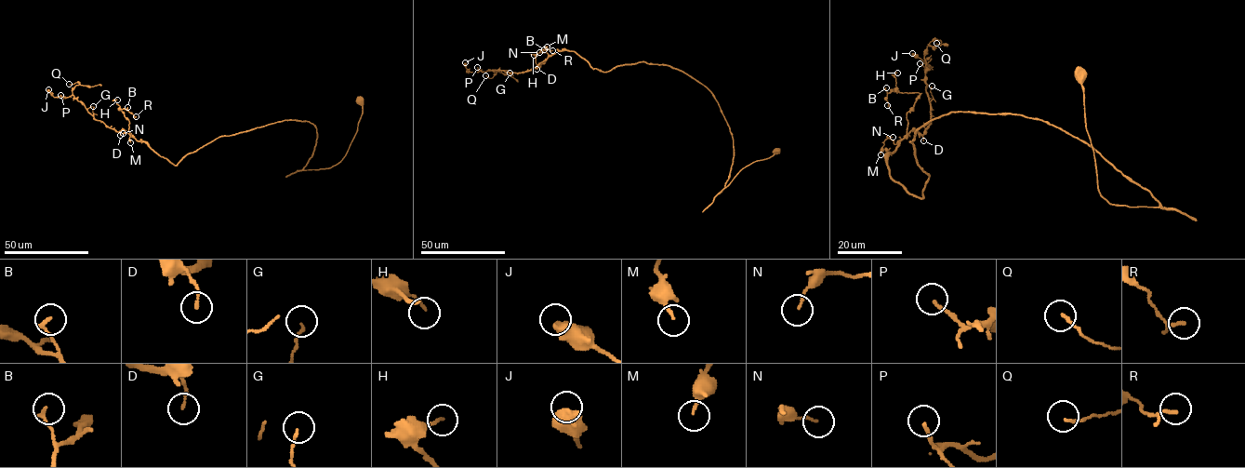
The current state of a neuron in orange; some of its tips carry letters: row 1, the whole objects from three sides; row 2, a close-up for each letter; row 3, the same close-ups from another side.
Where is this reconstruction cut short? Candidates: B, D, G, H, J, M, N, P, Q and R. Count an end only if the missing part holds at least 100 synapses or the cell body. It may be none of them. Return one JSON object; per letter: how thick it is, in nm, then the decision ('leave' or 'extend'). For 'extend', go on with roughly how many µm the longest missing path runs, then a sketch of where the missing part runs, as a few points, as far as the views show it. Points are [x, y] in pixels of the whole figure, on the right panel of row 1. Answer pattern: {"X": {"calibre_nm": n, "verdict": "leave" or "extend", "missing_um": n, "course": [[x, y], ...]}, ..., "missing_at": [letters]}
{"B": {"calibre_nm": 160, "verdict": "leave"}, "D": {"calibre_nm": 130, "verdict": "leave"}, "G": {"calibre_nm": 90, "verdict": "leave"}, "H": {"calibre_nm": 110, "verdict": "leave"}, "J": {"calibre_nm": 650, "verdict": "leave"}, "M": {"calibre_nm": 140, "verdict": "leave"}, "N": {"calibre_nm": 100, "verdict": "leave"}, "P": {"calibre_nm": 140, "verdict": "leave"}, "Q": {"calibre_nm": 120, "verdict": "leave"}, "R": {"calibre_nm": 120, "verdict": "leave"}, "missing_at": []}

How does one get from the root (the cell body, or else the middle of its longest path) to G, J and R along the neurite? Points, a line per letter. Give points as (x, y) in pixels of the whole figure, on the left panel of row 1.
G: (360, 100), (345, 156), (308, 169), (317, 134), (309, 121), (221, 136), (174, 165), (97, 120), (93, 106)
J: (360, 100), (345, 156), (304, 169), (317, 139), (309, 121), (221, 136), (174, 165), (48, 89)
R: (360, 100), (345, 156), (319, 169), (303, 169), (309, 121), (221, 136), (174, 165), (118, 110), (136, 116)

